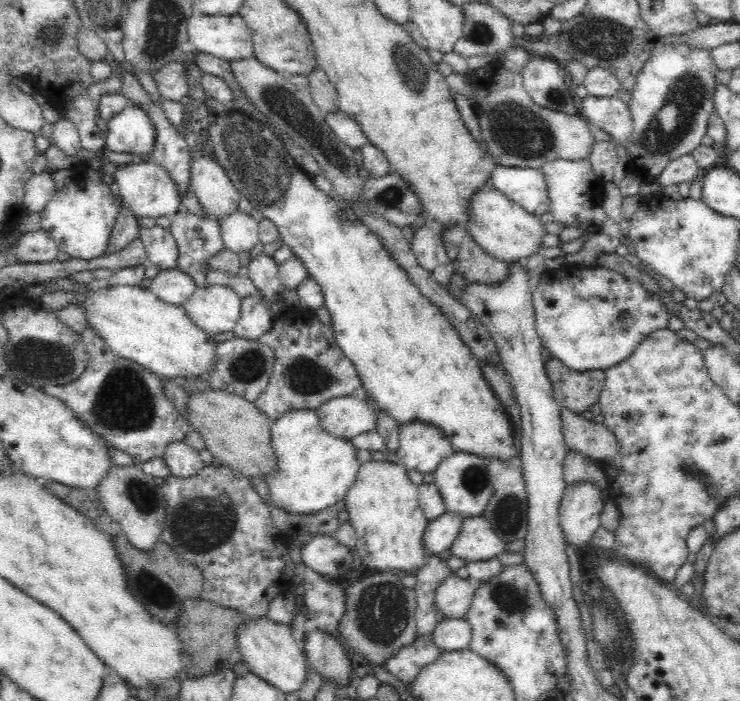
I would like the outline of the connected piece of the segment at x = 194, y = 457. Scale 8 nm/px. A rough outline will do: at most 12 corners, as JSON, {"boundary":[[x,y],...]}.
{"boundary":[[185,440],[170,443],[163,458],[174,476],[194,476],[205,467]]}

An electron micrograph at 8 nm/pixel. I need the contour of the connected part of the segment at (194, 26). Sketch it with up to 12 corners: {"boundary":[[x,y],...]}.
{"boundary":[[193,14],[197,51],[226,61],[254,56],[239,14]]}

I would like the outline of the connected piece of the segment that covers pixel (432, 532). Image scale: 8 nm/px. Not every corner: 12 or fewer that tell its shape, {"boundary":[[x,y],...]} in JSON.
{"boundary":[[450,511],[429,520],[427,555],[453,545],[466,515]]}

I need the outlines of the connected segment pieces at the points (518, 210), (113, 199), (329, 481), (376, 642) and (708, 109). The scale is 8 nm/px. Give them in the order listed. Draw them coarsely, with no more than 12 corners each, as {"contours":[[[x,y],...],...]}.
{"contours":[[[489,184],[463,228],[504,263],[525,262],[546,234],[540,218]],[[100,170],[51,172],[42,231],[72,259],[104,256],[123,212]],[[316,409],[272,423],[278,472],[266,476],[289,514],[345,498],[361,466],[351,439]],[[390,572],[345,590],[344,644],[380,666],[418,632],[415,591]],[[658,44],[636,76],[627,172],[654,183],[714,111],[710,50]]]}

